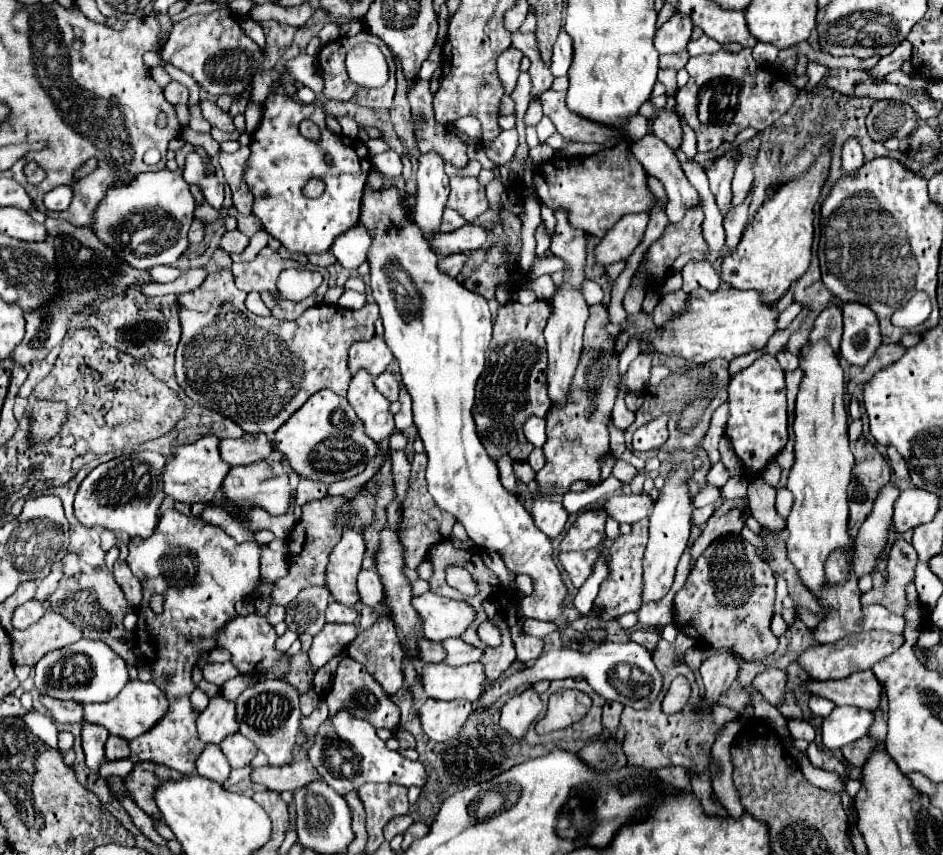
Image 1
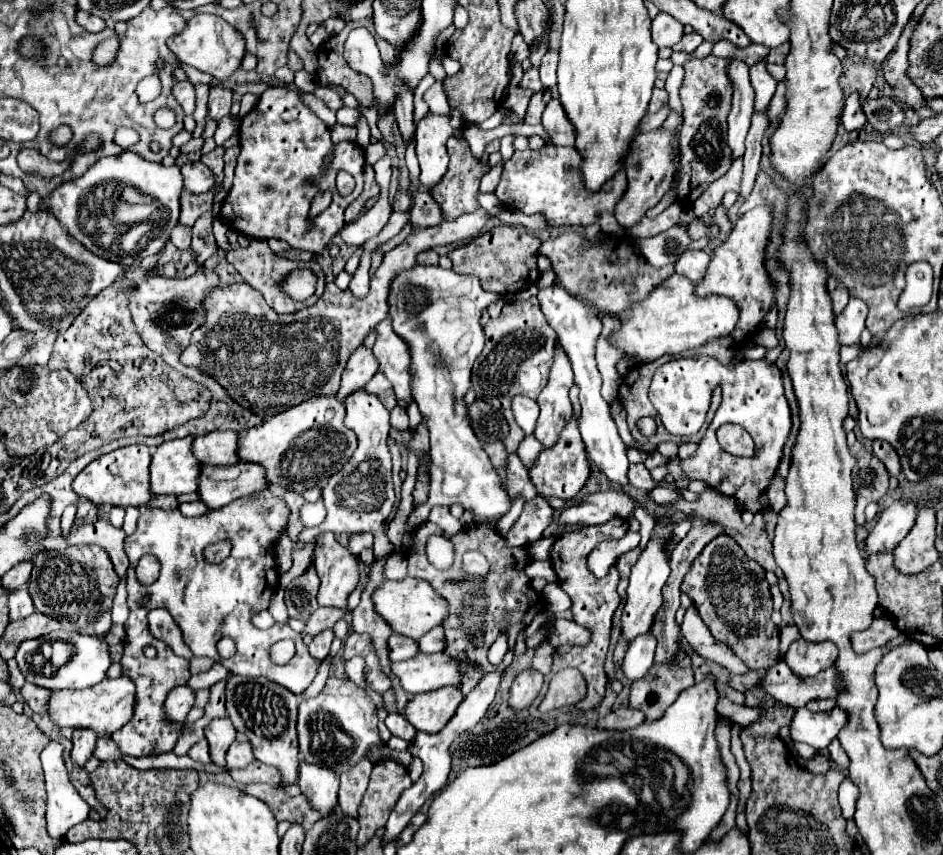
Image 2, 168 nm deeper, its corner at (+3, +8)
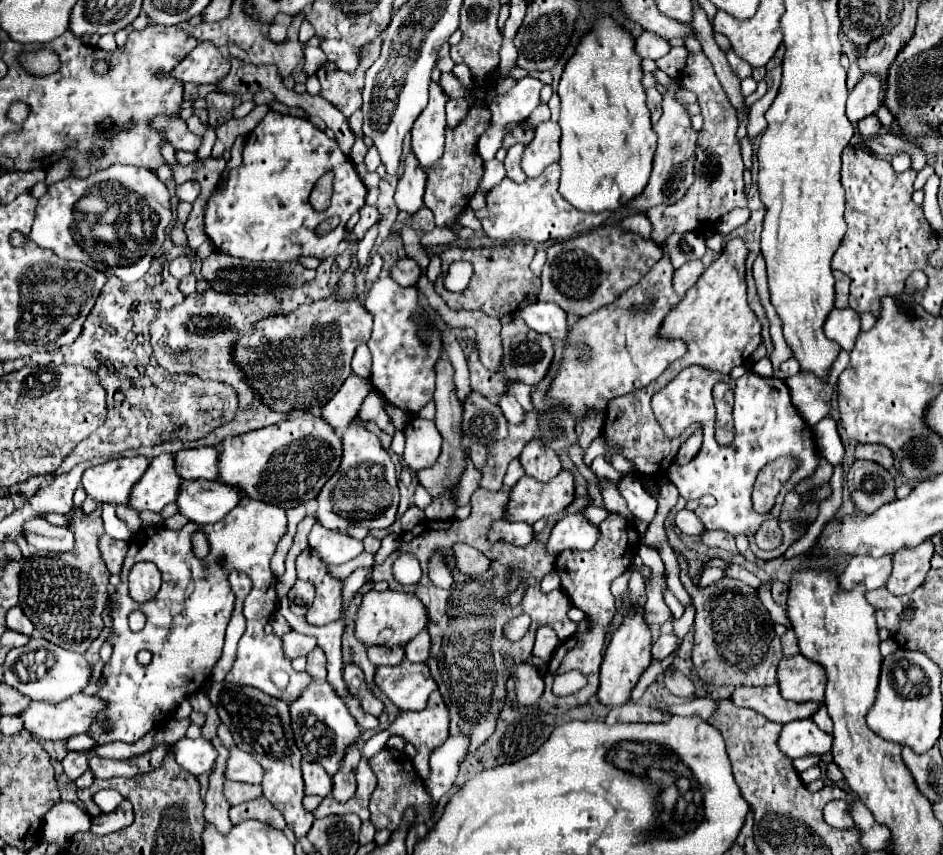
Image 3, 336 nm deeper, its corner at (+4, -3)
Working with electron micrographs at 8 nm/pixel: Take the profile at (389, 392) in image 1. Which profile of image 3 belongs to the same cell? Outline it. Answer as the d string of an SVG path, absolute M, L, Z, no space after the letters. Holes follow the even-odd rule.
M370 392L368 396L366 396L366 400L364 400L364 404L362 404L362 408L360 408L360 412L358 412L358 418L360 420L366 420L366 422L374 422L378 428L382 428L386 434L390 434L390 436L394 436L394 424L390 422L390 418L388 418L388 414L384 412L384 408L382 408L382 396L378 394L378 392Z

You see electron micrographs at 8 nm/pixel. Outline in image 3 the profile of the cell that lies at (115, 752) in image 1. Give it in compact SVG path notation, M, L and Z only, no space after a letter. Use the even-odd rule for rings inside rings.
M168 746L158 748L156 752L148 752L148 756L132 758L132 760L106 760L98 756L90 756L90 770L96 778L116 778L116 776L136 776L140 772L148 772L148 768L156 768L160 760L168 752Z

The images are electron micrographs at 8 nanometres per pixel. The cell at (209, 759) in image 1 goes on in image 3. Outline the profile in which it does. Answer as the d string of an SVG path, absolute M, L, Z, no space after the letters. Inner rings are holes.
M182 738L174 744L174 748L176 748L176 762L196 776L212 770L218 758L218 752L212 746L212 742L204 738L198 740Z

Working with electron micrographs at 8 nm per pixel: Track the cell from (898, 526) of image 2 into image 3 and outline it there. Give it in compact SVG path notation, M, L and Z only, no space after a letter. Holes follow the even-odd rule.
M854 556L850 564L840 572L838 584L842 590L852 590L854 586L862 584L866 590L876 590L886 584L886 576L892 570L892 556L872 560L870 556Z

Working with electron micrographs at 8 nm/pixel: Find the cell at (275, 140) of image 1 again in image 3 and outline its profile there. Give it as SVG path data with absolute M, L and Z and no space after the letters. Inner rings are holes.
M270 110L266 118L248 134L248 142L242 152L242 166L232 168L222 190L214 190L206 202L204 212L204 232L212 240L214 248L232 258L248 258L248 260L272 260L272 262L292 262L300 256L316 256L320 260L334 256L338 244L344 240L344 226L348 218L364 206L366 186L354 170L352 160L338 148L336 140L330 140L320 128L316 128L306 118L294 118L288 114L278 114ZM326 172L334 172L334 192L332 204L326 212L318 214L312 210L308 196L320 176ZM328 216L338 216L340 226L326 234L316 236L314 228L326 220Z

